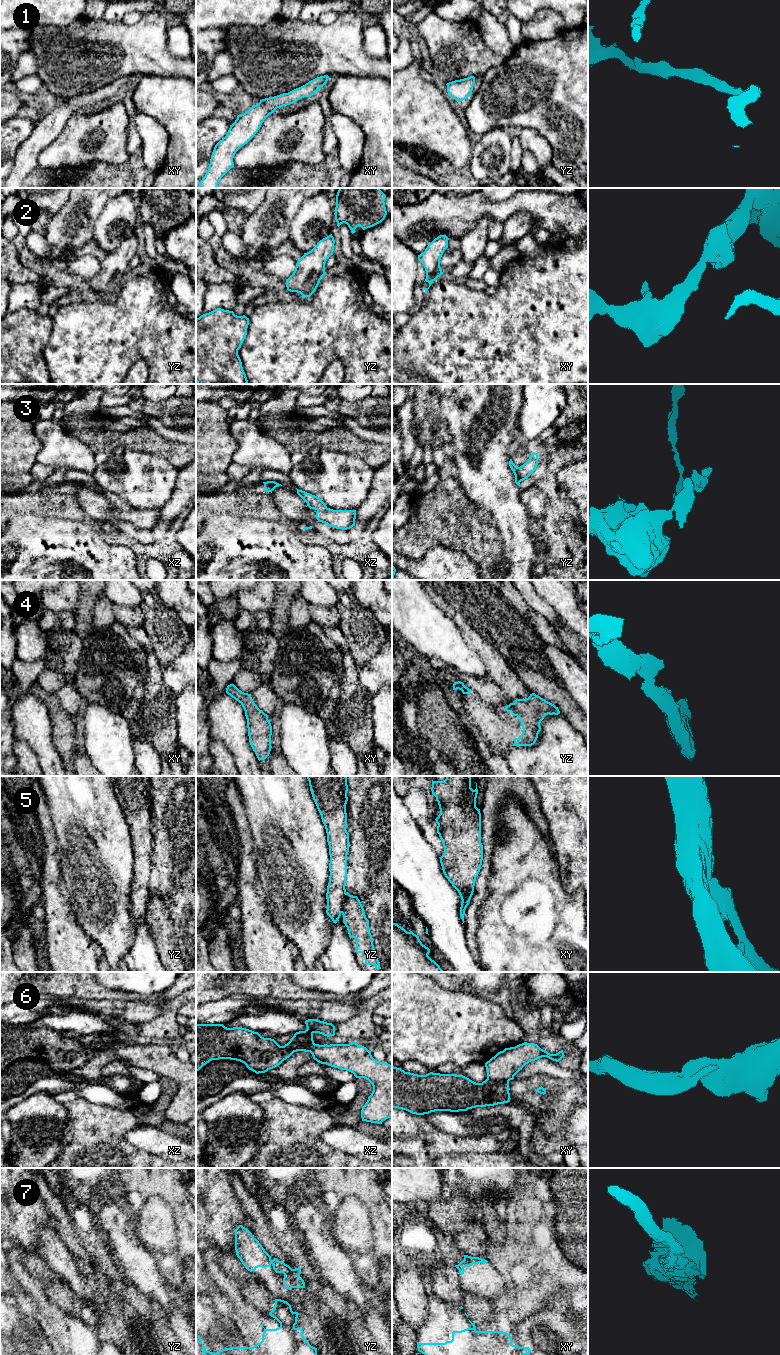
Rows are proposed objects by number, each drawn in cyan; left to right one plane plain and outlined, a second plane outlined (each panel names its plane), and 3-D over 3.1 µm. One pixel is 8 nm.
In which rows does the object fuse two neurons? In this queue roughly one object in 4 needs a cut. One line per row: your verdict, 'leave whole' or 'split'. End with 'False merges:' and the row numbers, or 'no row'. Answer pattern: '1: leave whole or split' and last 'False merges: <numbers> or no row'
1: leave whole
2: leave whole
3: split
4: leave whole
5: split
6: split
7: split
False merges: 3, 5, 6, 7

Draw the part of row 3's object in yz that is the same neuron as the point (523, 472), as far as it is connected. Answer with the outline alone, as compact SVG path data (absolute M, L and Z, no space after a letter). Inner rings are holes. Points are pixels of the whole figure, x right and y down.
M533 452L526 463L518 467L516 474L520 481L527 479L538 465L538 453Z

